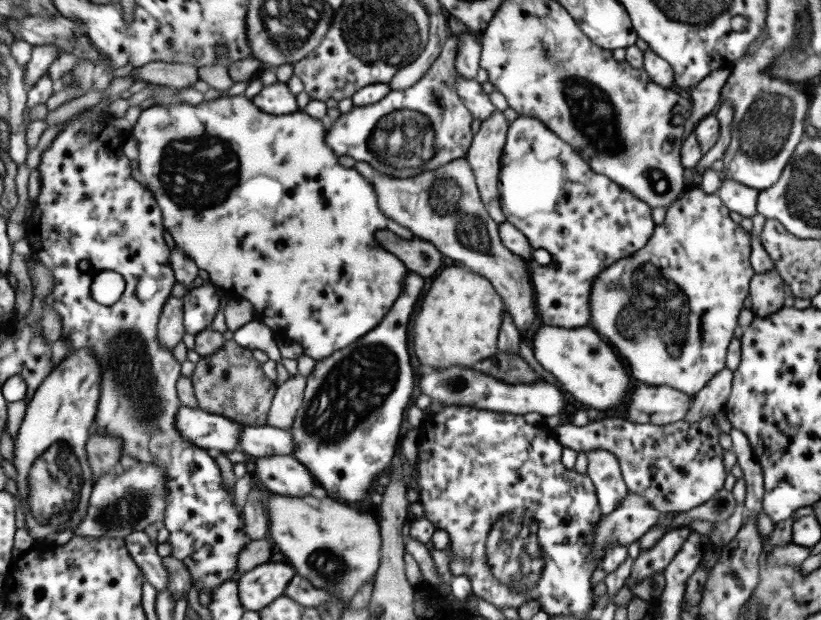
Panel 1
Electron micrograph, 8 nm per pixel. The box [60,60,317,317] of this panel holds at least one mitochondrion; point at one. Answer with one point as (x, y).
(199, 172)

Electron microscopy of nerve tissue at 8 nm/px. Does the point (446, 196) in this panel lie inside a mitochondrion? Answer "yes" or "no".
yes

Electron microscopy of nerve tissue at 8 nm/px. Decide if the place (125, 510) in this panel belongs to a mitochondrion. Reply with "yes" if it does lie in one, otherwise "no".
yes

